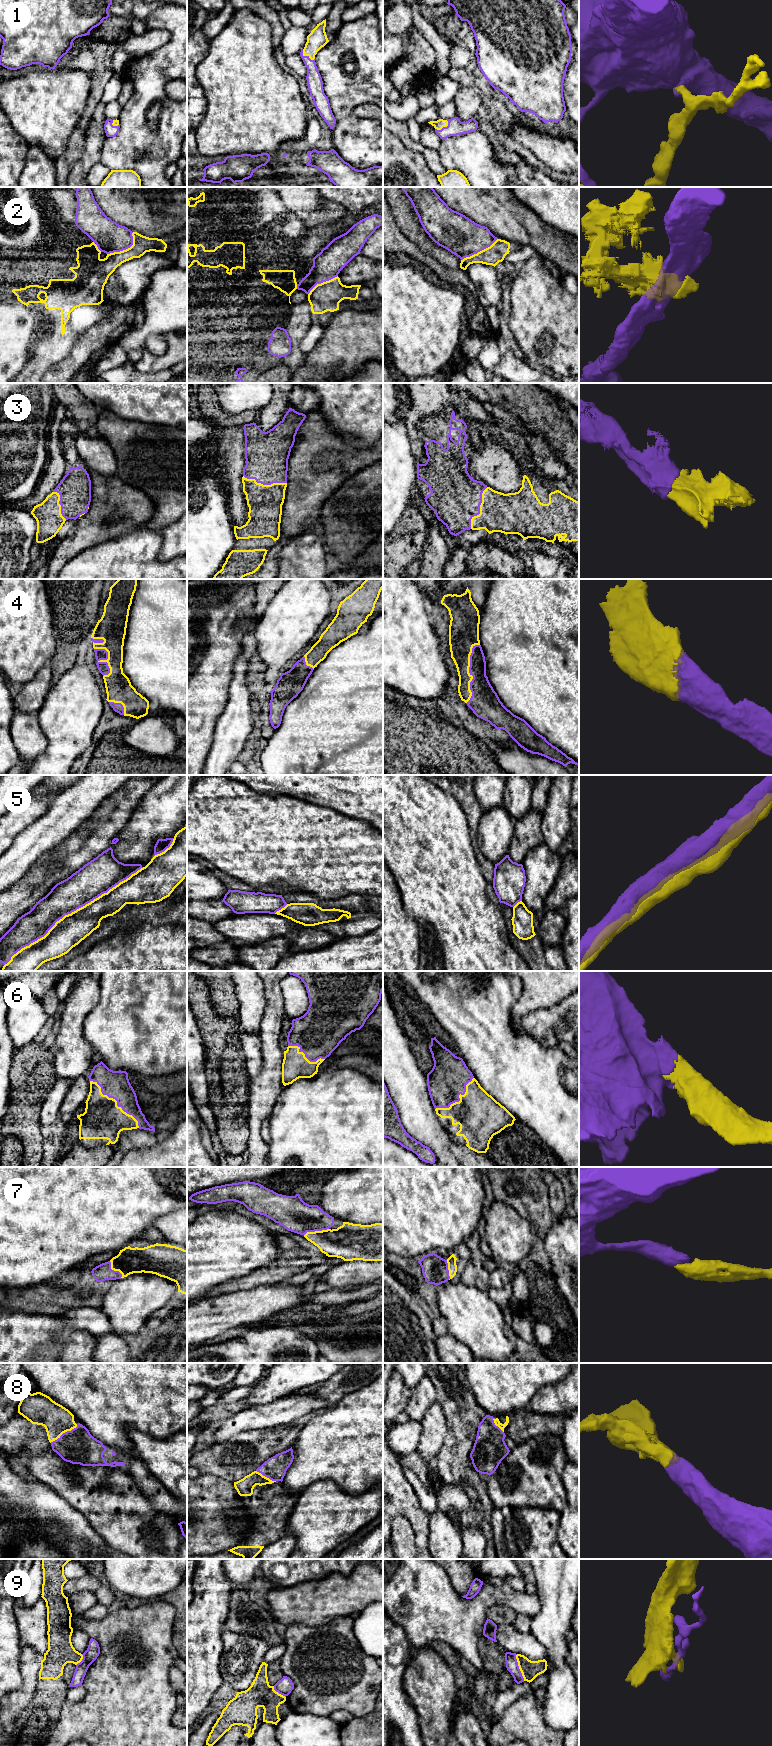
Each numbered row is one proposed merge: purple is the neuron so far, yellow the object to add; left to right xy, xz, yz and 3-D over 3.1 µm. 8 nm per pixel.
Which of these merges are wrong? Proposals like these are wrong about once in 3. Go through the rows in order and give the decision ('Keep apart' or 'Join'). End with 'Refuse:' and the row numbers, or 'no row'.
1: Join
2: Keep apart
3: Join
4: Join
5: Keep apart
6: Join
7: Join
8: Join
9: Keep apart
Refuse: 2, 5, 9

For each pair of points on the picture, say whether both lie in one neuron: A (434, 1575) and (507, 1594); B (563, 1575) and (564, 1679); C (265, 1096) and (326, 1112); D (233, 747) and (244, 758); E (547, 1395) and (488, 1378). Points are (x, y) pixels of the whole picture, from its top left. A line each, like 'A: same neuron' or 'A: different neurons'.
A: same neuron
B: same neuron
C: different neurons
D: different neurons
E: different neurons

